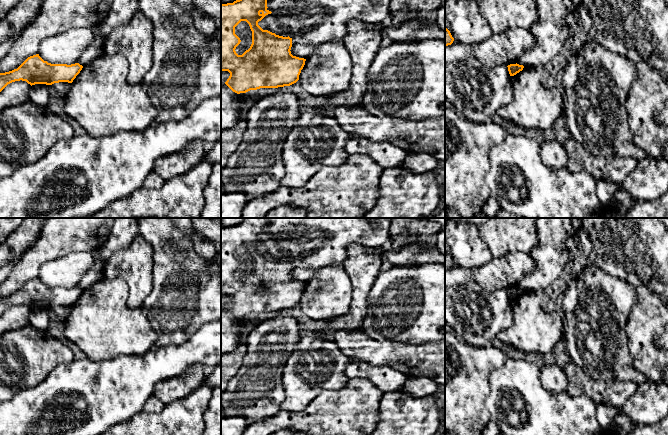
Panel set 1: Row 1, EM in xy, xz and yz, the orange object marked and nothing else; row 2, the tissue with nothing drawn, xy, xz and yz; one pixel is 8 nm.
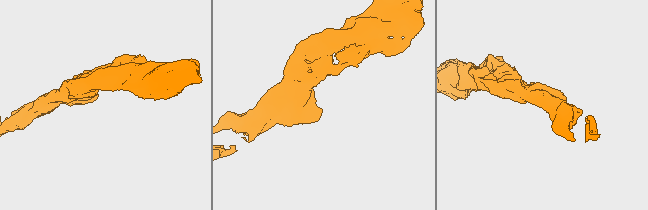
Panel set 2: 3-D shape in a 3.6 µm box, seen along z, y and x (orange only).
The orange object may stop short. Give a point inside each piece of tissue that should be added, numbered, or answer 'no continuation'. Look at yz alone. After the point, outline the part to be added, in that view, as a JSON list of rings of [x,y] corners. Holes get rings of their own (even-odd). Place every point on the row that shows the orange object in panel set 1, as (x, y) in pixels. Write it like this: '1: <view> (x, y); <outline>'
no continuation

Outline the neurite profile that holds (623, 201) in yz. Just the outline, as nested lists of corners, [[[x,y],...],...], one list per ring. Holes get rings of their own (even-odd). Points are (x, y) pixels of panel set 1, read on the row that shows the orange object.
[[[621,188],[614,196],[614,202],[610,205],[608,211],[617,214],[626,214],[637,202],[629,192]]]

